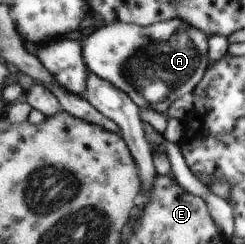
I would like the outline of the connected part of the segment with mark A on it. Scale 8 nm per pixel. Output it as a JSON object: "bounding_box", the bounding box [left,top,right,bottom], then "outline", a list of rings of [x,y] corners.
{"bounding_box":[79,19,208,109],"outline":[[[180,19],[144,27],[115,21],[112,25],[96,26],[89,36],[79,36],[82,57],[89,71],[124,91],[140,109],[151,107],[144,99],[142,89],[158,81],[166,83],[168,91],[176,89],[176,99],[193,93],[206,73],[208,38],[204,31]]]}

